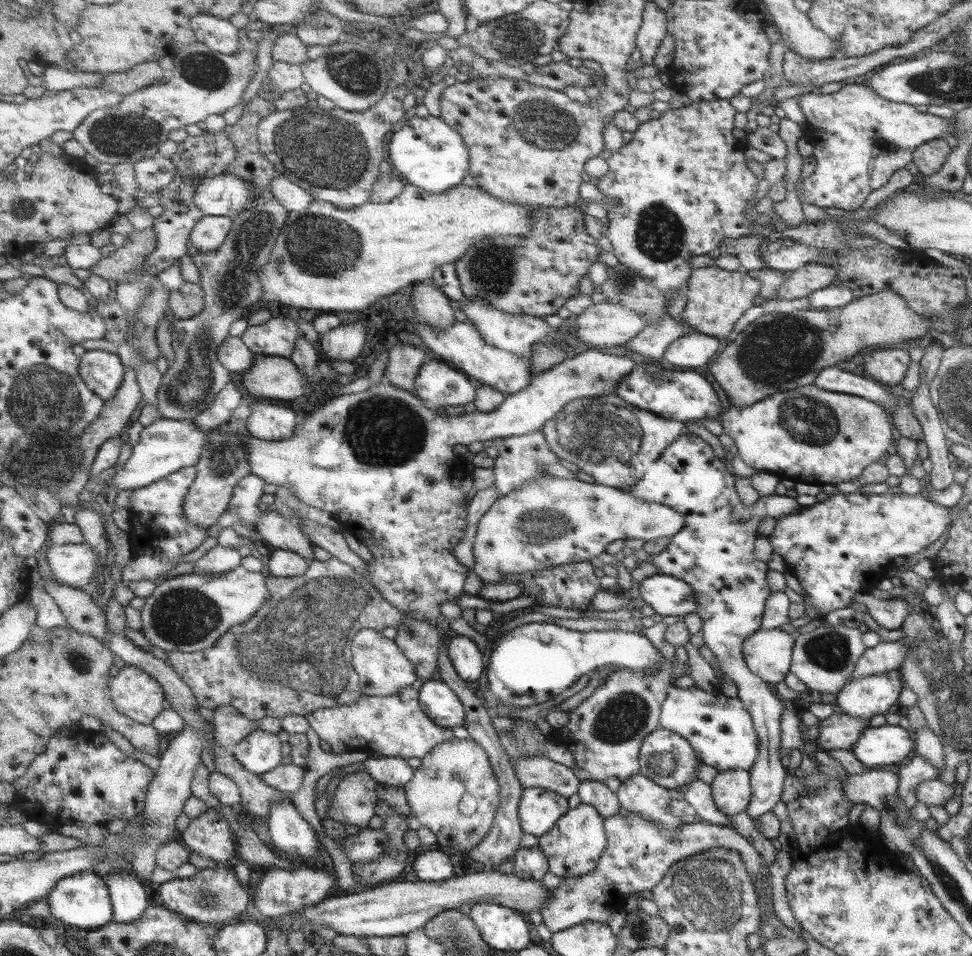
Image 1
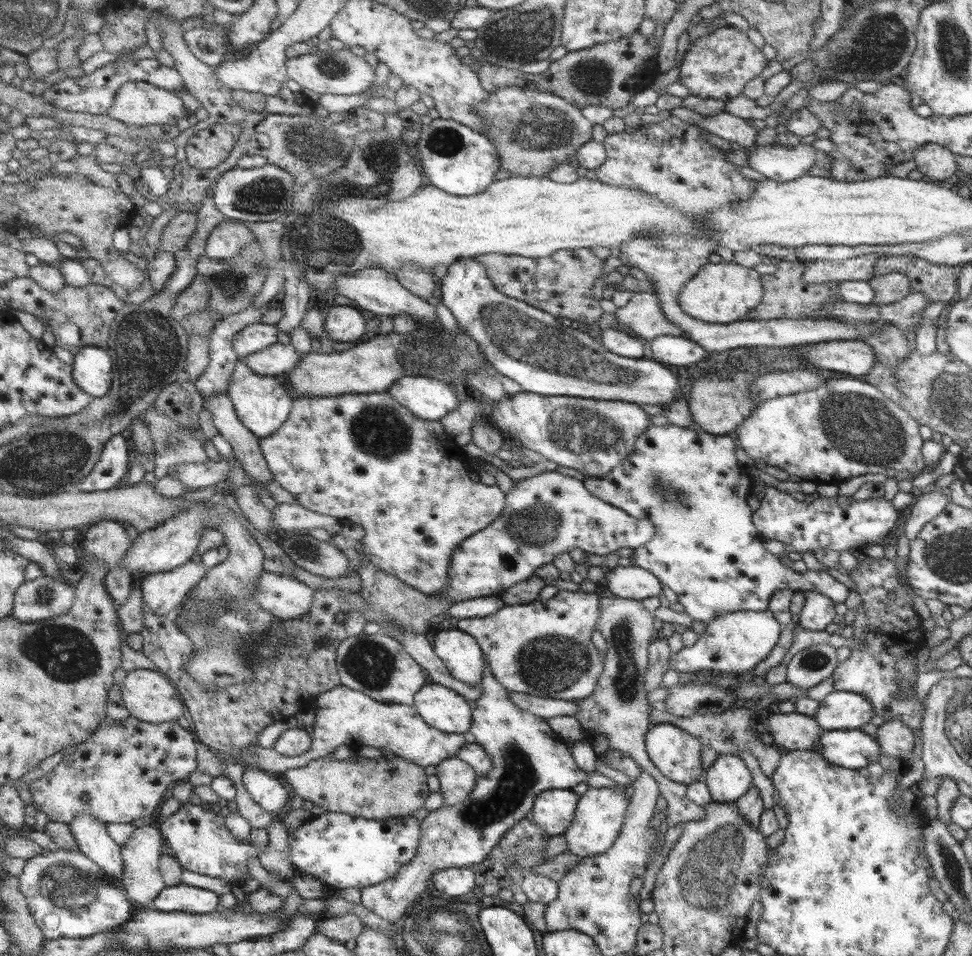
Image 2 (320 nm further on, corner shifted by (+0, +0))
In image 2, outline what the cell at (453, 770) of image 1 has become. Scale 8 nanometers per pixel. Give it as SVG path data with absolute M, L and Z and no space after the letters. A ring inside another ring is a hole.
M458 756L442 762L436 769L445 805L454 806L464 803L470 798L476 788L479 774L468 761L462 760Z

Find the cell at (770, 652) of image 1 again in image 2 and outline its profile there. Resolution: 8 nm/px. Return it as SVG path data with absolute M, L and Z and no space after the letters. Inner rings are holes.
M769 609L738 611L717 616L707 624L698 641L692 646L684 647L677 655L671 655L669 668L676 670L680 675L698 670L716 670L720 673L733 672L743 677L766 660L777 647L782 627Z

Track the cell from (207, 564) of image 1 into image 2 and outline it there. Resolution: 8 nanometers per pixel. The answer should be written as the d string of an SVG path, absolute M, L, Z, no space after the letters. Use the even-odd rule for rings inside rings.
M191 560L176 570L150 574L143 581L145 602L156 614L173 616L209 570L203 560L199 563Z

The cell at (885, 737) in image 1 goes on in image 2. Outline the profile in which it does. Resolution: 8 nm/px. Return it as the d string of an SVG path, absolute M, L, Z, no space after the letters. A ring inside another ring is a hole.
M860 729L825 731L812 749L821 754L827 763L850 770L866 768L877 762L881 754L877 739L866 735Z

